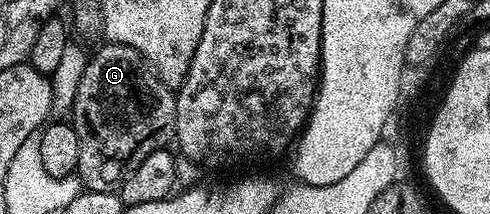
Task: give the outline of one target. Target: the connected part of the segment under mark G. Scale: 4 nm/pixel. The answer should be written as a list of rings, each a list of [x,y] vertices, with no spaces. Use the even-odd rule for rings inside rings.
[[[105,42],[104,47],[100,47],[96,52],[91,52],[90,58],[85,65],[85,71],[82,73],[82,79],[78,82],[77,96],[74,97],[72,109],[70,112],[70,122],[72,128],[78,133],[78,165],[76,166],[78,178],[87,190],[90,191],[110,191],[113,190],[123,180],[124,176],[140,164],[152,151],[158,151],[167,148],[173,142],[176,133],[176,96],[173,88],[168,87],[161,81],[144,62],[142,53],[138,49],[127,47],[121,43]]]

